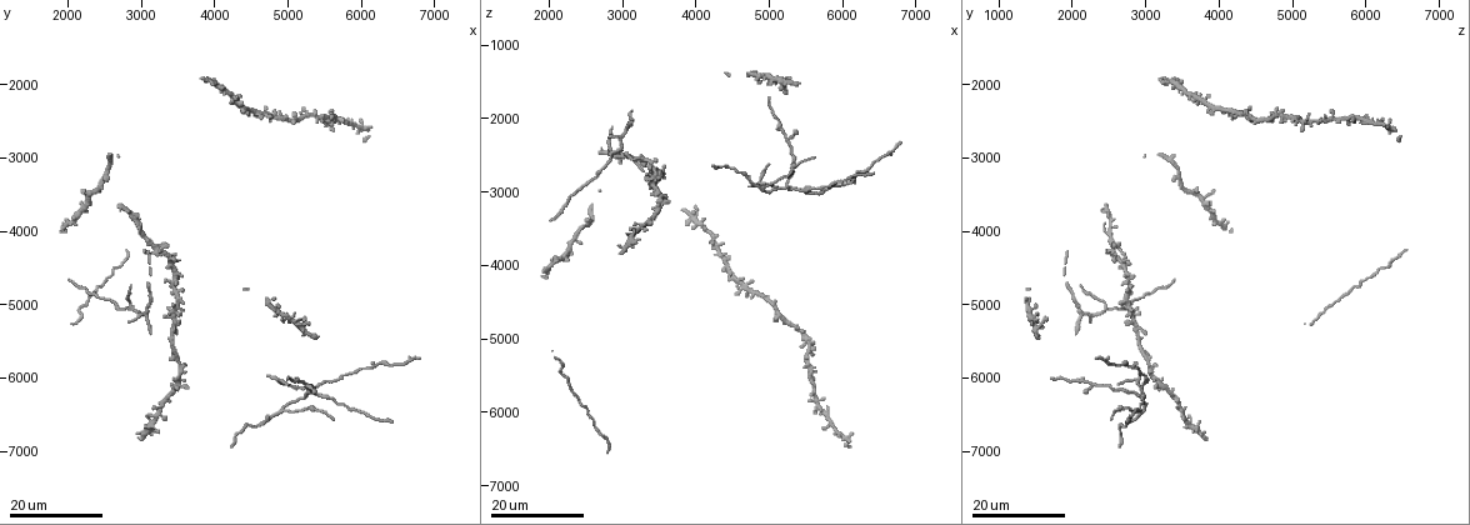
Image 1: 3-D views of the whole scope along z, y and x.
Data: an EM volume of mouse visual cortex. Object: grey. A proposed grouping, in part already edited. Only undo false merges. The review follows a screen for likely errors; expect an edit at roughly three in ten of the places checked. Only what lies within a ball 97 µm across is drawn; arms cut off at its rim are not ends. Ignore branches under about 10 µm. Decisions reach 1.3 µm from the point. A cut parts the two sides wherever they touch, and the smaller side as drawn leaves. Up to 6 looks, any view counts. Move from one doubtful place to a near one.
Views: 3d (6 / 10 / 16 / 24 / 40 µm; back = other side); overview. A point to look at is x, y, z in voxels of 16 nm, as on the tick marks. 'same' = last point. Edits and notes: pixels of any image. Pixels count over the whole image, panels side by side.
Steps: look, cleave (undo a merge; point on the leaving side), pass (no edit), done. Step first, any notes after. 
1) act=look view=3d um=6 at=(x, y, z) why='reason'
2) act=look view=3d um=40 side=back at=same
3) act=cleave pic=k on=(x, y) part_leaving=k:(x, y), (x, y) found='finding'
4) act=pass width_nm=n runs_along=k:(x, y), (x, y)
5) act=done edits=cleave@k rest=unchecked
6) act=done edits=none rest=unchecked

act=look view=3d um=16 at=(3550, 6100, 3150)

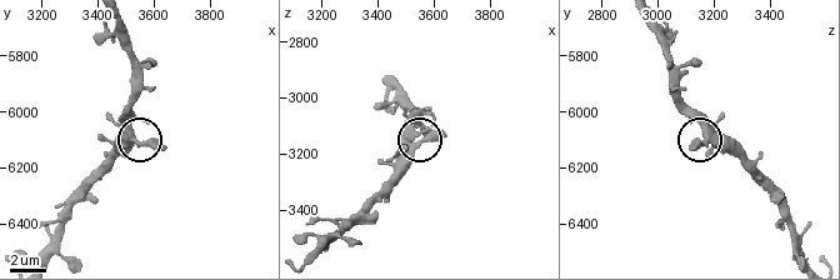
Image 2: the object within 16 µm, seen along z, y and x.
act=look view=3d um=10 at=(3540, 6110, 3170)

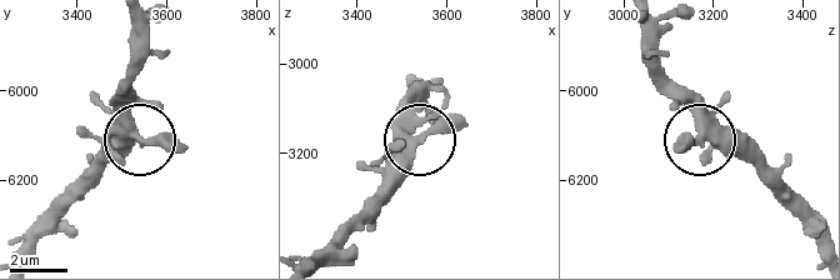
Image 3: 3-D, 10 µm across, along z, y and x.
act=look view=3d um=10 side=back at=(3555, 6110, 3165)

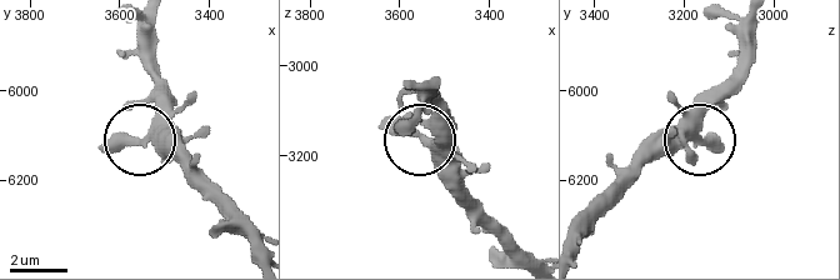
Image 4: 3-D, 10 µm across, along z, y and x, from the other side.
act=pass side_arm_um=19 runs_along=4:(751, 24), (746, 66), (714, 103), (696, 136), (651, 158) found='one neuron here'

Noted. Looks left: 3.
act=look view=3d um=24 at=(3150, 4300, 2550) why='small branch off a trunk'

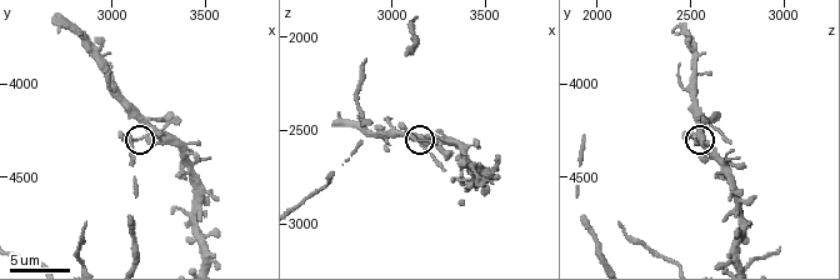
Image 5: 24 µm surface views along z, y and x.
act=look view=3d um=6 at=(3160, 4300, 2540)

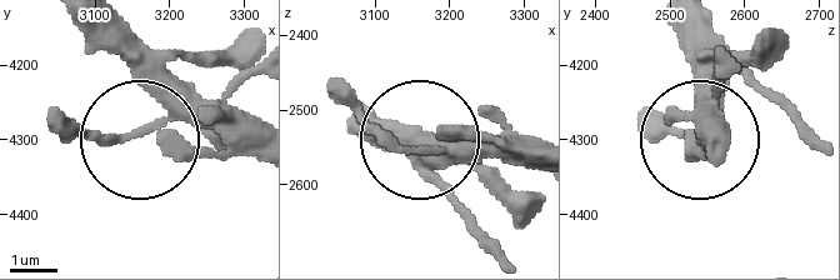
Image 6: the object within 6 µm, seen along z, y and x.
act=pass arms=3 runs_along=6:(83, 20), (154, 115), (130, 139), (51, 131) found='one neuron here'

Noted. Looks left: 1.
act=done edits=none rest=unchecked

